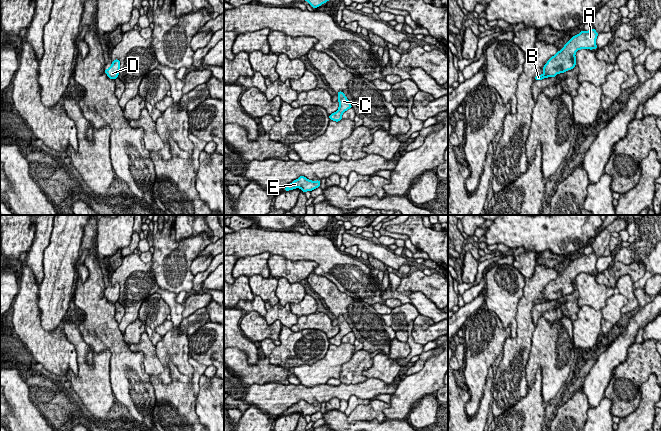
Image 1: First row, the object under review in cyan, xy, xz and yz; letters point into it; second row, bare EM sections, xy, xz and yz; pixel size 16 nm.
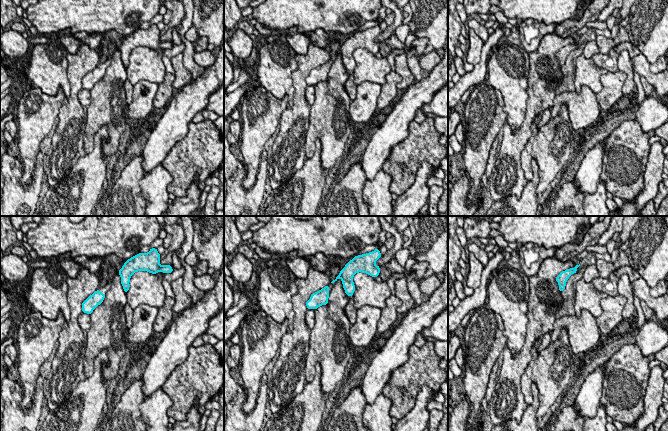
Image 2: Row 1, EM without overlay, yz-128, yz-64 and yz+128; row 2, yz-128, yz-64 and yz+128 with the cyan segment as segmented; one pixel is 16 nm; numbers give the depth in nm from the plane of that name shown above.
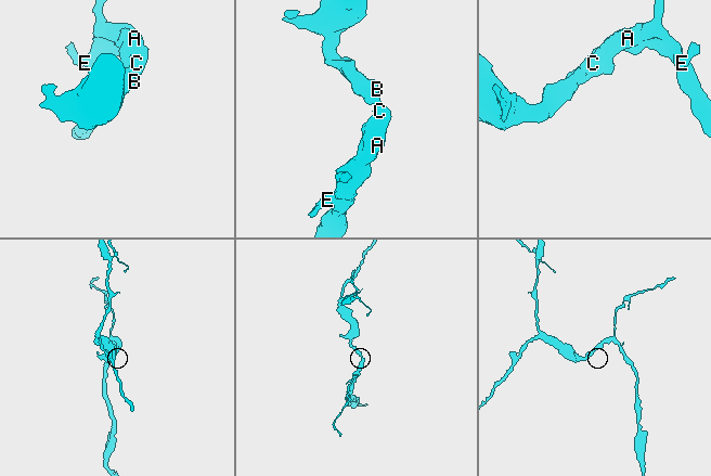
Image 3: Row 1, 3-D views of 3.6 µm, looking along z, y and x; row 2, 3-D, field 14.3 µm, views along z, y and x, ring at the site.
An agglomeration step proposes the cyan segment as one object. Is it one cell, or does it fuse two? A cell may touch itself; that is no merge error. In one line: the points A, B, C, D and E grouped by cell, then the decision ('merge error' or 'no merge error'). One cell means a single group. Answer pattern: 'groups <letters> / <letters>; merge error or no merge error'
groups A B C D E; no merge error

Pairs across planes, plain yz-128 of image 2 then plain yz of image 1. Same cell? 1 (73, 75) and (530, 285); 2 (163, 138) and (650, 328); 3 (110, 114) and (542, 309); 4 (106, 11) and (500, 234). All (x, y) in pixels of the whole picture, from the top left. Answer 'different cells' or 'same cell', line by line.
1: same cell
2: different cells
3: different cells
4: same cell

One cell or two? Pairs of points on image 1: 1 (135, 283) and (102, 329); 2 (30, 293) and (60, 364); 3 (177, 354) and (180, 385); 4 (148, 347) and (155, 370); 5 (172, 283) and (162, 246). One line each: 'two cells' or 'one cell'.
1: two cells
2: one cell
3: two cells
4: one cell
5: one cell

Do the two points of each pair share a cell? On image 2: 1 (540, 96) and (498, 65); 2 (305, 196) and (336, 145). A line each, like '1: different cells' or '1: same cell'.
1: different cells
2: different cells

